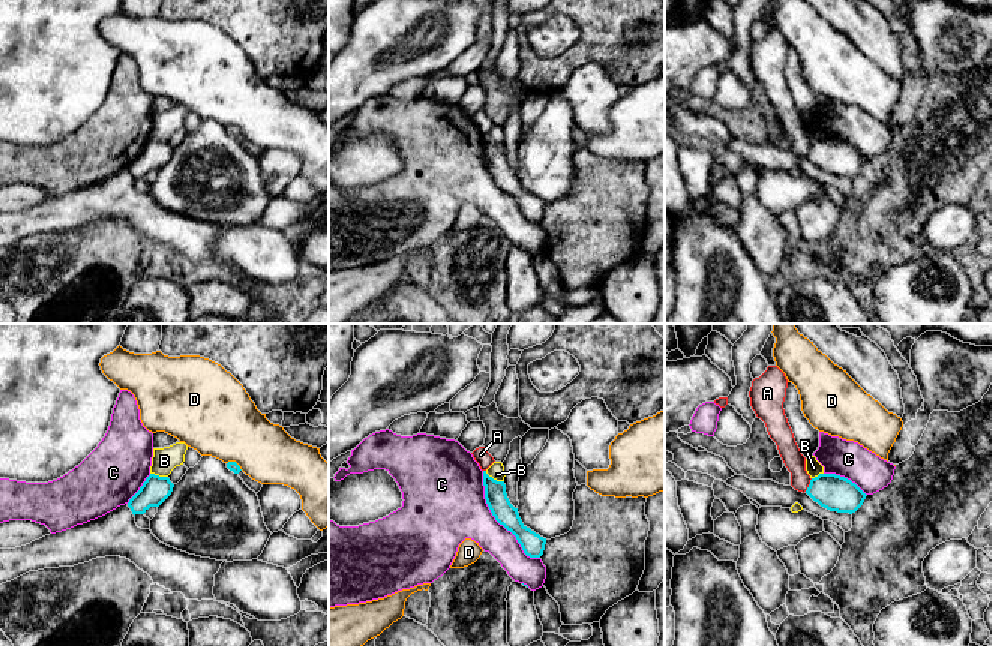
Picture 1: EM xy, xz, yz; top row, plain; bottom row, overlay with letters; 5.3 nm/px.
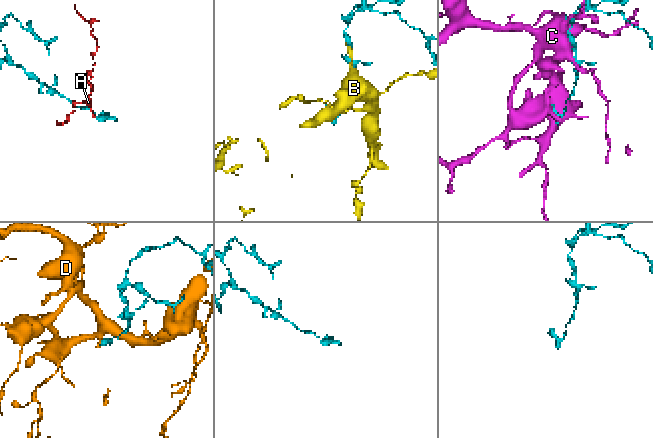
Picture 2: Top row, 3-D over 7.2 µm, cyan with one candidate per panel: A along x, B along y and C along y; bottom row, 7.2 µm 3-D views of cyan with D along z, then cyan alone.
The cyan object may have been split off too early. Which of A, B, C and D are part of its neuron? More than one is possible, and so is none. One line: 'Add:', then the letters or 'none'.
Add: none

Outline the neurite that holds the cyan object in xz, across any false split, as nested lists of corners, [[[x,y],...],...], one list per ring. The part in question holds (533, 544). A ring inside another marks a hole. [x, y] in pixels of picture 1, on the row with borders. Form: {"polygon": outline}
{"polygon": [[[483,471],[483,486],[486,504],[495,520],[516,537],[527,556],[540,558],[546,538],[522,523],[518,508],[507,498],[504,481],[497,481]]]}

